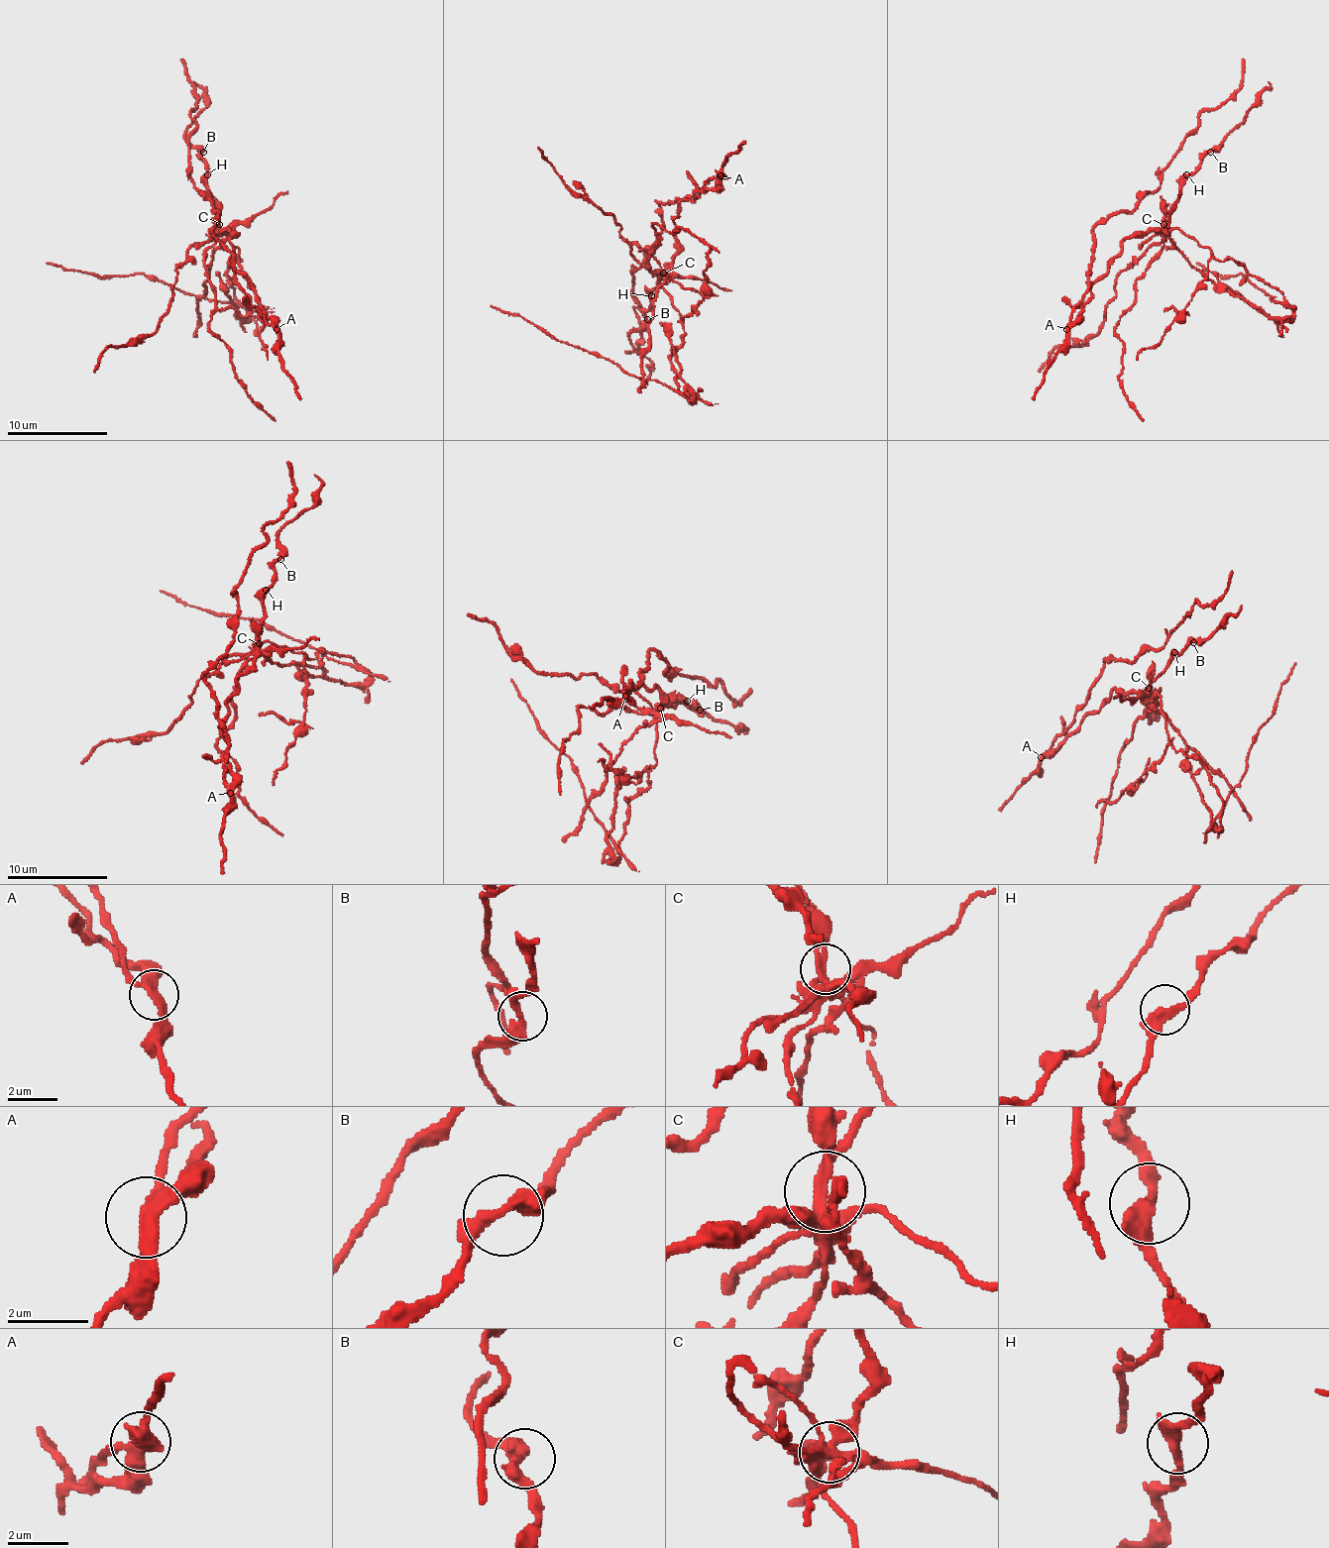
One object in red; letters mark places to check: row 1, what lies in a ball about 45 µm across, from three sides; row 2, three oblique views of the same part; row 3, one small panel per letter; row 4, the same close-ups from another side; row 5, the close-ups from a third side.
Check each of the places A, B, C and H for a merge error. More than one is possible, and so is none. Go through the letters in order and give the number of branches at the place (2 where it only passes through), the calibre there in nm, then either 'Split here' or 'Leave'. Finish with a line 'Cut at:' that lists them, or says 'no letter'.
A: Branches: 3. Thickness 300 nm. Split here
B: Branches: 2. Thickness 360 nm. Leave
C: Branches: 4. Thickness 240 nm. Split here
H: Branches: 3. Thickness 320 nm. Leave
Cut at: A, C

